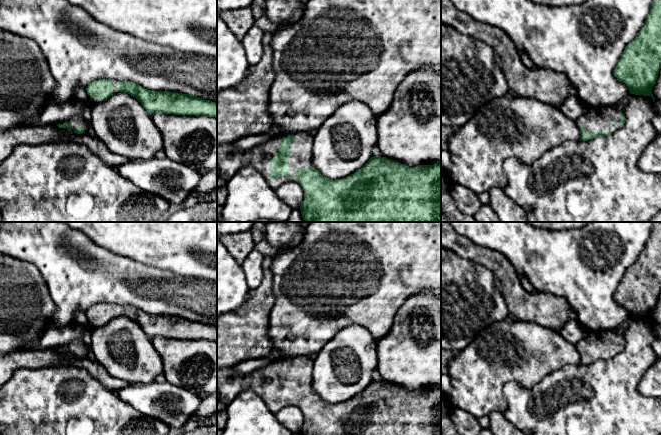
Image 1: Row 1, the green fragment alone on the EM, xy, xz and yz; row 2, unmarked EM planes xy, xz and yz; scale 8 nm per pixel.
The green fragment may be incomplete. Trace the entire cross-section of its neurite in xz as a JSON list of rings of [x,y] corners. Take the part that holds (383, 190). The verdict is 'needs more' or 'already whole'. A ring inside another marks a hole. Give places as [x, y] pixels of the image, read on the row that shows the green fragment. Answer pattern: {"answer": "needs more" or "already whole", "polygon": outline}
{"answer": "needs more", "polygon": [[[295,133],[292,135],[279,136],[270,141],[260,143],[248,150],[236,150],[233,143],[221,144],[217,146],[217,164],[220,168],[220,176],[228,180],[236,171],[244,166],[252,166],[256,168],[267,181],[267,184],[275,190],[282,183],[286,181],[298,182],[304,190],[304,200],[300,205],[301,214],[304,222],[441,222],[441,164],[420,165],[418,167],[409,167],[397,161],[387,159],[385,157],[377,156],[376,154],[369,159],[369,161],[355,173],[343,179],[328,179],[324,177],[312,164],[312,147],[314,138],[310,133]]]}

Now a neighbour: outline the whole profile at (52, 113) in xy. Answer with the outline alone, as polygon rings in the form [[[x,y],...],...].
[[[77,99],[62,103],[50,102],[45,105],[38,119],[27,119],[23,122],[23,126],[36,127],[61,123],[70,118],[82,116],[83,112],[91,109],[93,105],[89,100],[82,102]]]

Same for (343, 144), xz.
[[[360,100],[340,105],[316,130],[312,164],[328,179],[343,179],[376,154],[377,116]]]

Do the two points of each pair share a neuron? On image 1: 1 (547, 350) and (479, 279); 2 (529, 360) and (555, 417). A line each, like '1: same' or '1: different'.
1: different
2: different

